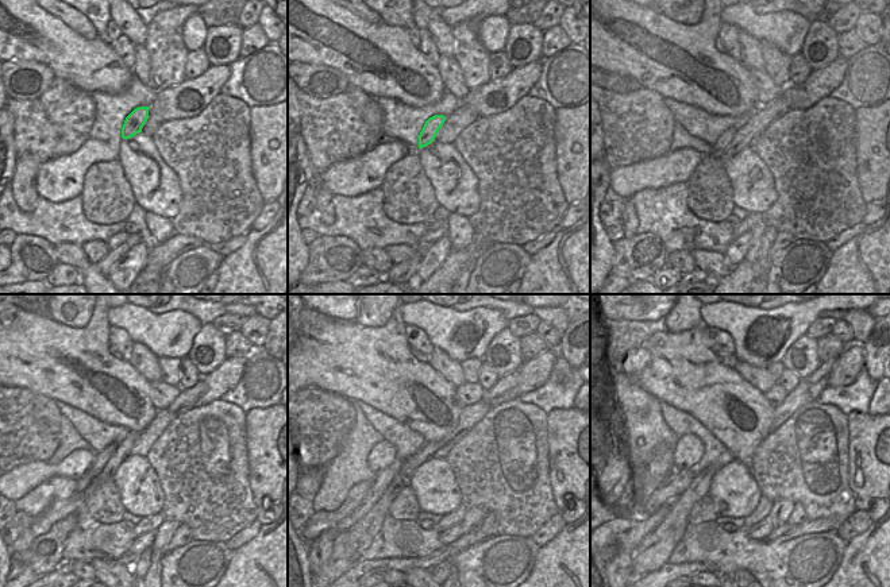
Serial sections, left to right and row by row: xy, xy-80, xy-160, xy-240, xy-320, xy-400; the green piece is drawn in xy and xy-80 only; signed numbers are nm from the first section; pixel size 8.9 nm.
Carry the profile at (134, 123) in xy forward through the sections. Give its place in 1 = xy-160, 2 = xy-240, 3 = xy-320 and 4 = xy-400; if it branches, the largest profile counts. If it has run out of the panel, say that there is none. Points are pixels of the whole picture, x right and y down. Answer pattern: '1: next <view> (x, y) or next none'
1: next xy-160 (723, 142)
2: next xy-240 (100, 459)
3: next xy-320 (384, 478)
4: next xy-400 (619, 535)

